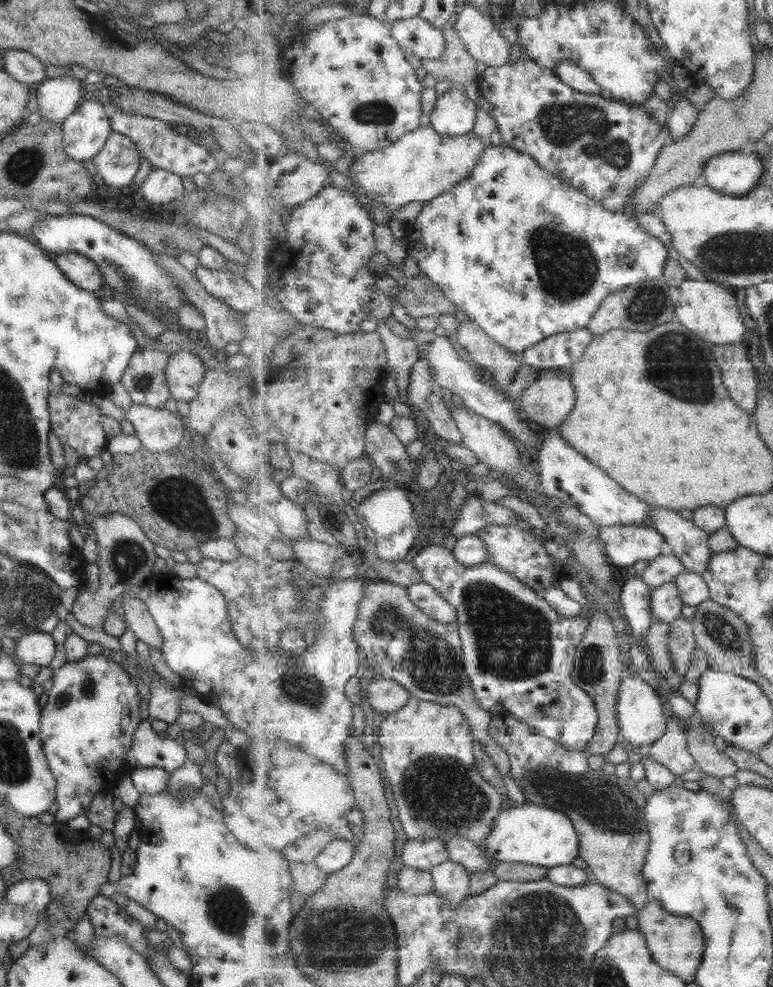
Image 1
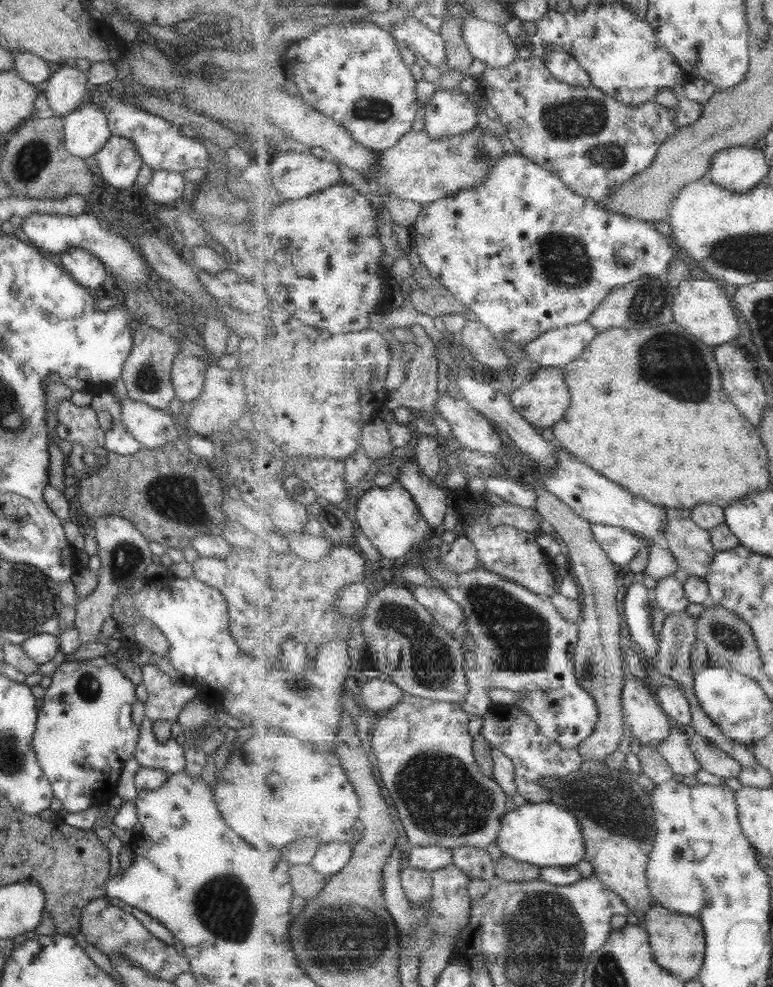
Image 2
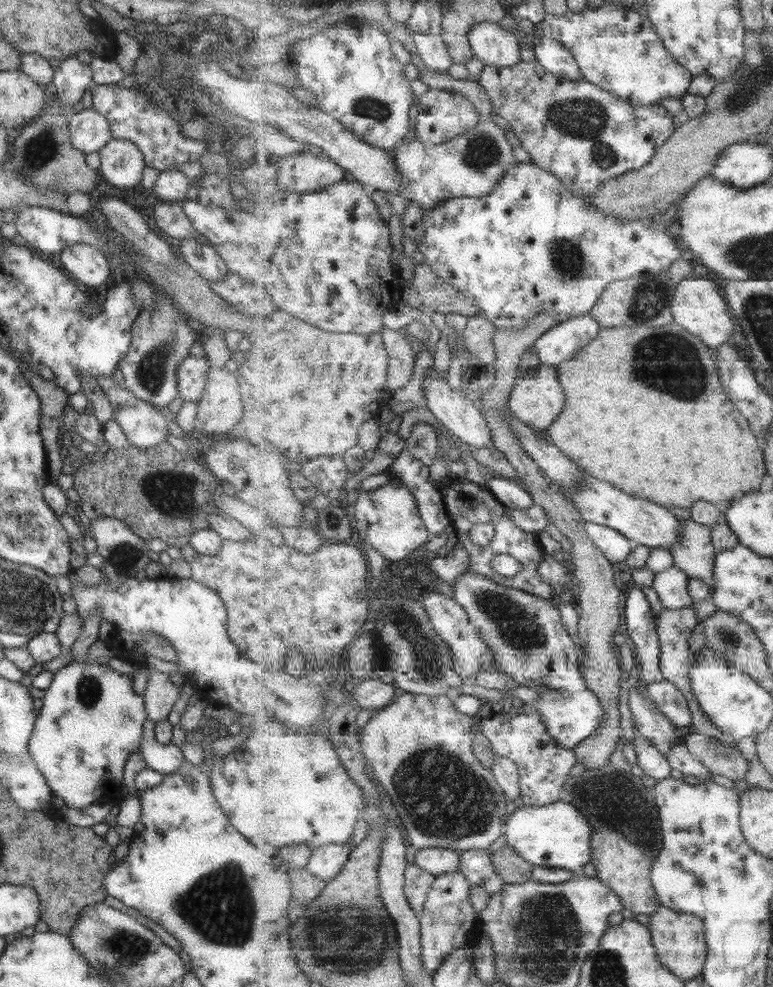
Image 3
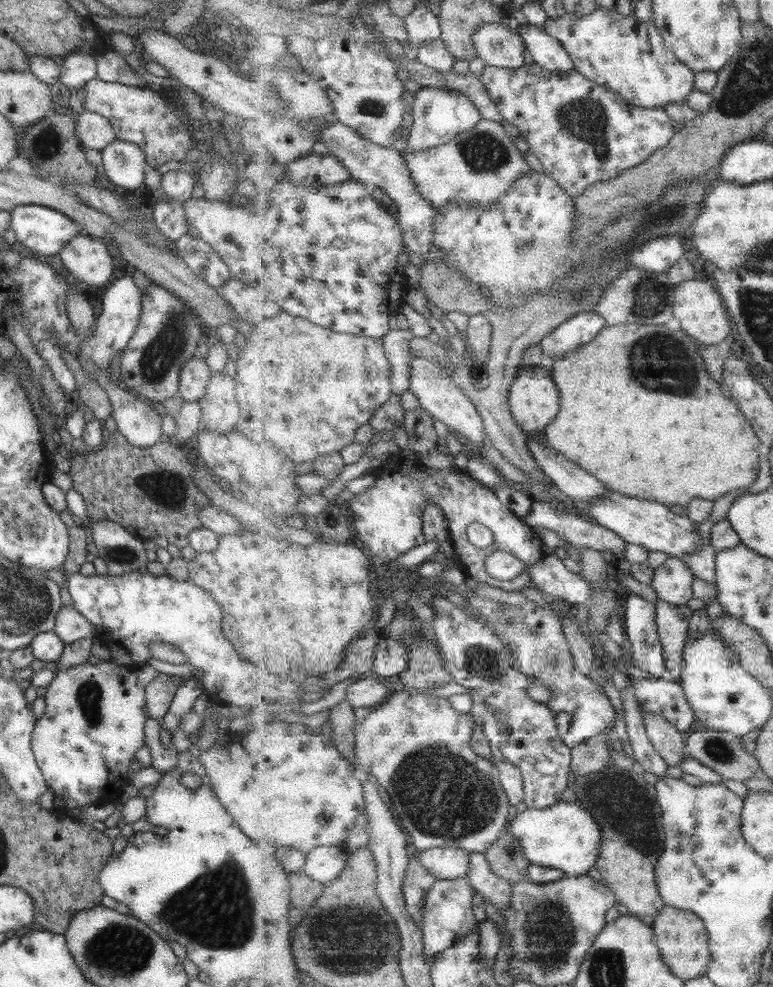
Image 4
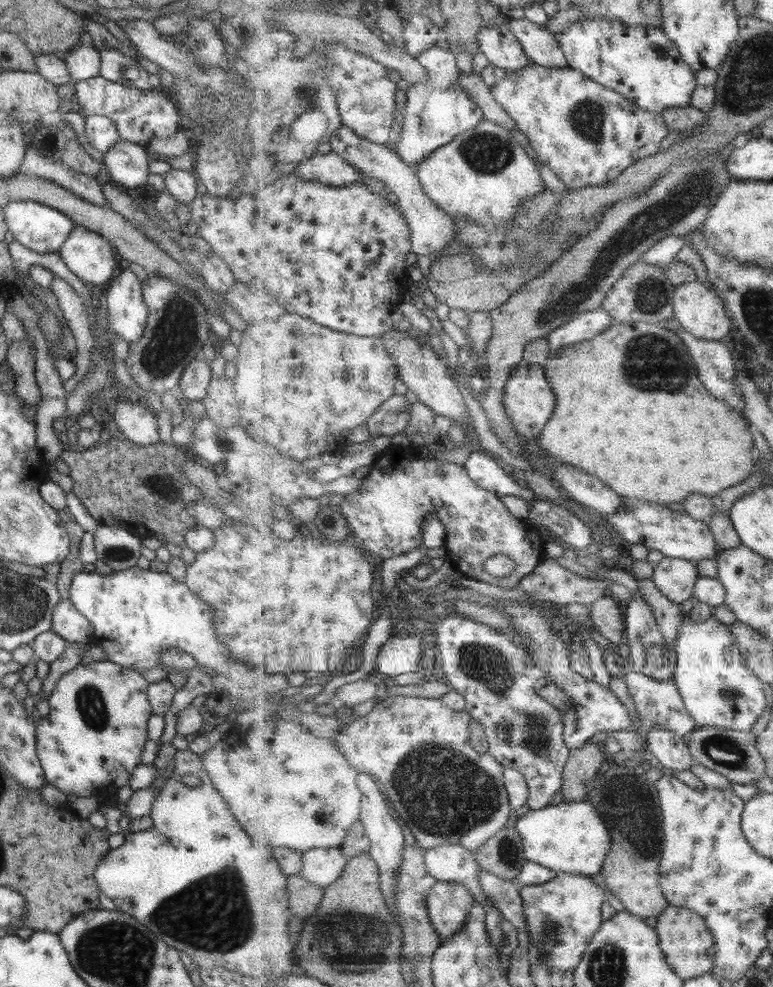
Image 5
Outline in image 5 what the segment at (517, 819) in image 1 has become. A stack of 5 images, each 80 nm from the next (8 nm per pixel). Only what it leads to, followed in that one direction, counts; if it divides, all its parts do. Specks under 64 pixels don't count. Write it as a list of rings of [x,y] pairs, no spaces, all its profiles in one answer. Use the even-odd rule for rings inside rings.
[[[571,802],[533,810],[518,817],[515,828],[521,835],[529,861],[555,872],[595,876],[602,872],[612,847],[610,830],[605,826],[599,810],[591,802]]]

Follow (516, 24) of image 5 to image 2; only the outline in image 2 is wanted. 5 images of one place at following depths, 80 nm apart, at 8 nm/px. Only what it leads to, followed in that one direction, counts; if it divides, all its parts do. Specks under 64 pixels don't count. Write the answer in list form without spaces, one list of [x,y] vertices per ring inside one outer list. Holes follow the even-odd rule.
[[[549,49],[544,54],[544,62],[555,78],[562,79],[567,84],[585,88],[593,85],[591,75],[572,54],[563,49]]]

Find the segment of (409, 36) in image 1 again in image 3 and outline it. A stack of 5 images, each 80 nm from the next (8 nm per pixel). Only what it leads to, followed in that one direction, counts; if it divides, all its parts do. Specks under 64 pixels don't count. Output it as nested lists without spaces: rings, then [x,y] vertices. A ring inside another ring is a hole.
[[[408,28],[408,31],[409,36],[416,44],[417,56],[429,69],[444,72],[451,68],[454,60],[448,52],[447,44],[440,35],[415,33],[415,31],[411,31],[411,28]]]

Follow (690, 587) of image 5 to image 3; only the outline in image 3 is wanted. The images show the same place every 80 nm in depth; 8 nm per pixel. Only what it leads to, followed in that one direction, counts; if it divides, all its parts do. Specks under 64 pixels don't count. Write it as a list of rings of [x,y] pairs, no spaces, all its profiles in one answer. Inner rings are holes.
[[[673,564],[655,574],[652,588],[658,593],[665,607],[678,611],[693,605],[694,600],[688,590],[689,578],[687,573]]]

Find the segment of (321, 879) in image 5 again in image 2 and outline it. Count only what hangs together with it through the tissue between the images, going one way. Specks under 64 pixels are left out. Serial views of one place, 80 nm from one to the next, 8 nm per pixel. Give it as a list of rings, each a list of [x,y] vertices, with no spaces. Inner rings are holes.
[[[337,841],[323,843],[312,860],[313,868],[330,878],[347,866],[347,863],[351,860],[354,848],[354,843]]]

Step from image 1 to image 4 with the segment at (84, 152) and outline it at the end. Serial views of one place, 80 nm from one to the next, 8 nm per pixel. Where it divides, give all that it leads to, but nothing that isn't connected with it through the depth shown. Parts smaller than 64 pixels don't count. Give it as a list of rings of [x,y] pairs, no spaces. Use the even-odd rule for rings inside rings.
[[[83,111],[80,115],[74,115],[73,119],[77,140],[81,146],[100,151],[116,139],[113,129],[103,116]]]

